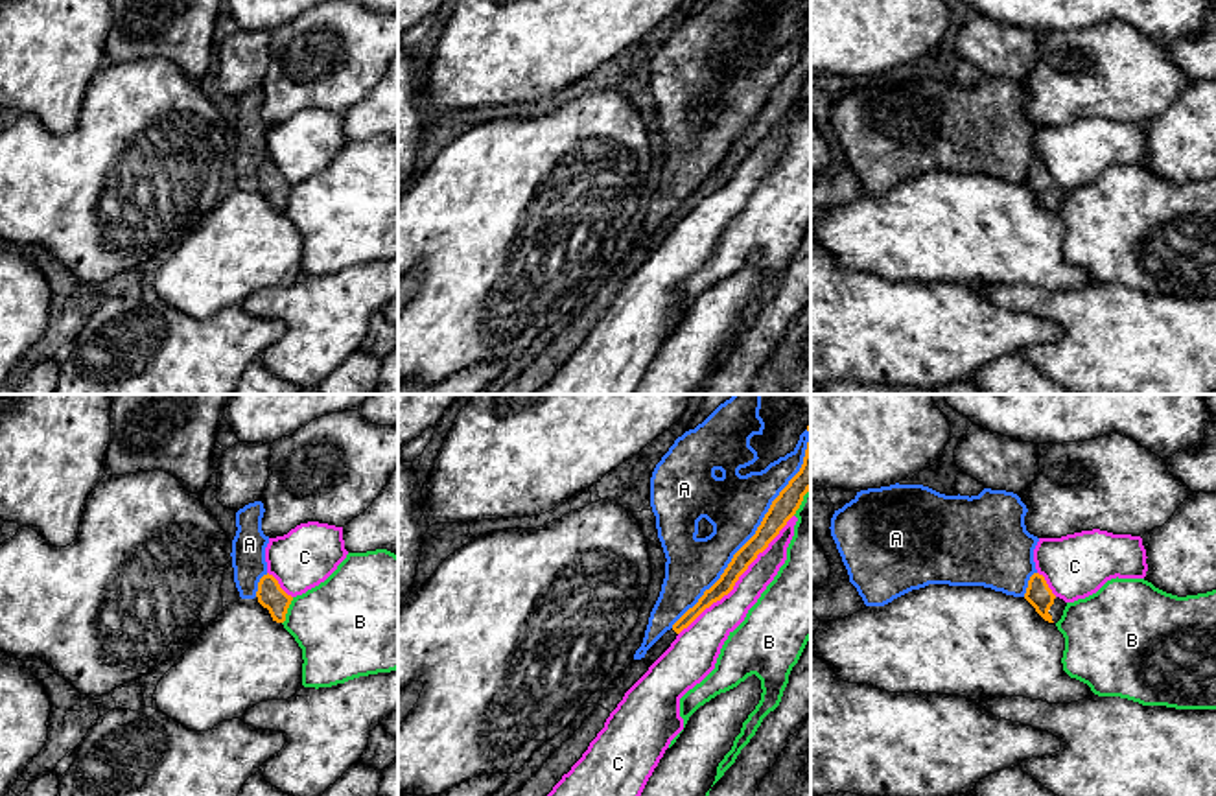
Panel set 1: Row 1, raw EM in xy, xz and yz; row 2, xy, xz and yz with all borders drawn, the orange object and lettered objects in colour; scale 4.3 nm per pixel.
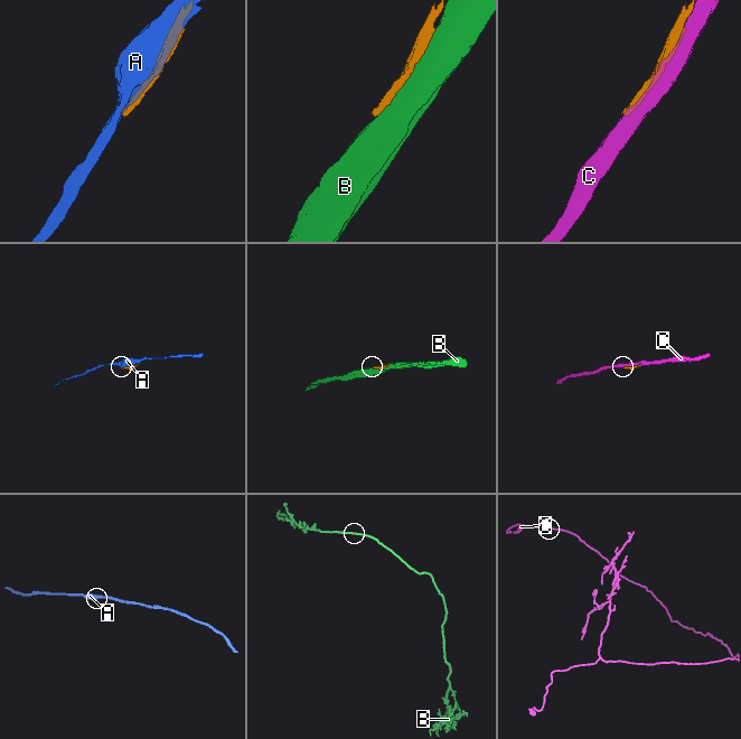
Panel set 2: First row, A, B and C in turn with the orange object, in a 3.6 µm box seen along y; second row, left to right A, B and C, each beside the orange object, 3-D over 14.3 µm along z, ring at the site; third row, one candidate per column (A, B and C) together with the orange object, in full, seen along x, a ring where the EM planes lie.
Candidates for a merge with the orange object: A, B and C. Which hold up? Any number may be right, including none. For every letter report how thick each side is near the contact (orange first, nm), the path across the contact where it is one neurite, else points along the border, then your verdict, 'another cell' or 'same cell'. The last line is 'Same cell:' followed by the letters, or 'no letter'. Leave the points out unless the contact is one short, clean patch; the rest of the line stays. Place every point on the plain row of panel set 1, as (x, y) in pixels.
A: calibres 110 and 260 nm; another cell
B: calibres 120 and 400 nm; another cell
C: calibres 90 and 160 nm; another cell
Same cell: no letter

